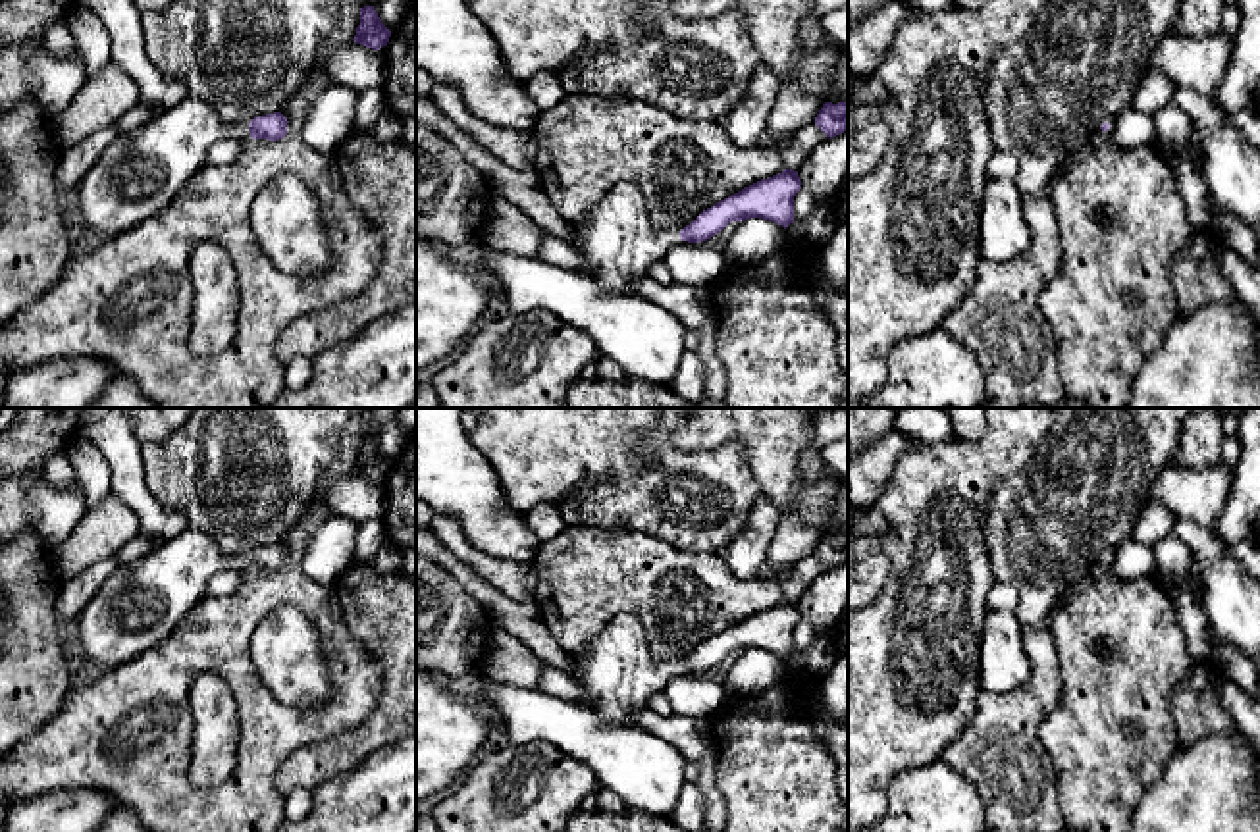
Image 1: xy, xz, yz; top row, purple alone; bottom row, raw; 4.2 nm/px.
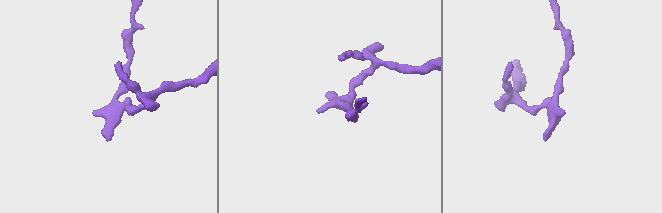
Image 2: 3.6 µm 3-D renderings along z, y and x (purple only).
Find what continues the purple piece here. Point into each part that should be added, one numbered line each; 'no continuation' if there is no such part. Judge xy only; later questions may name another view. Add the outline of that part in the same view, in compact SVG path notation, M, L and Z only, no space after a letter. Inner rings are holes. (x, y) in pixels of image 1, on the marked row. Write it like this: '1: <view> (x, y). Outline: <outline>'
1: xy (141, 172). Outline: M195 96L162 108L152 121L118 135L81 179L83 223L100 237L116 237L160 214L223 139L249 141L249 125L225 121Z

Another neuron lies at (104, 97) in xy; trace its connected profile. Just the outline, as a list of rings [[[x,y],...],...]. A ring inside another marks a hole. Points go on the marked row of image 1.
[[[116,62],[87,79],[73,102],[52,121],[60,148],[75,146],[94,131],[114,125],[139,104],[141,91],[133,77]]]

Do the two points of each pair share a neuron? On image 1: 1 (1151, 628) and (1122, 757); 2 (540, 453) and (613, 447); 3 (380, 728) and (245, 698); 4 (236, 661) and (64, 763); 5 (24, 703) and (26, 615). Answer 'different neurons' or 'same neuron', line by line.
1: same neuron
2: same neuron
3: different neurons
4: same neuron
5: same neuron

